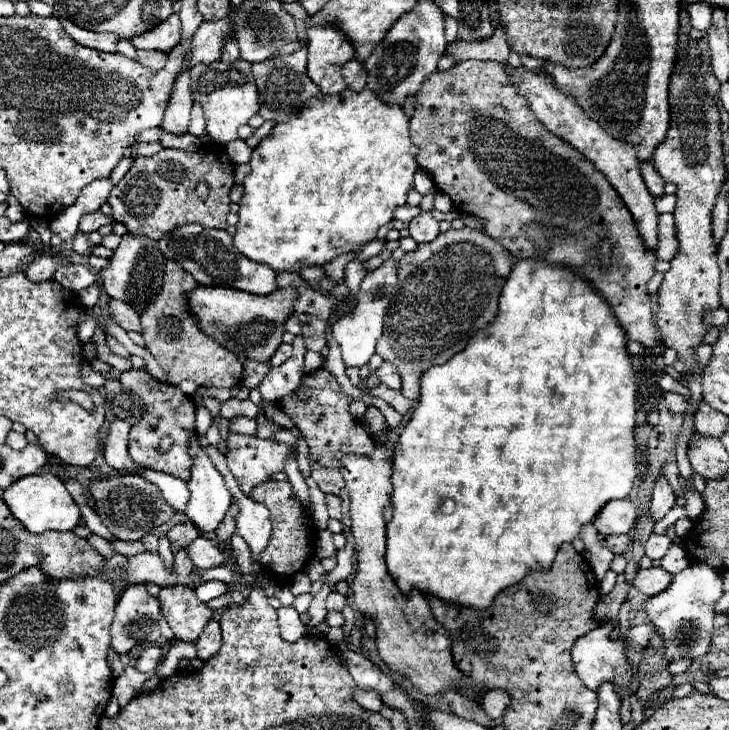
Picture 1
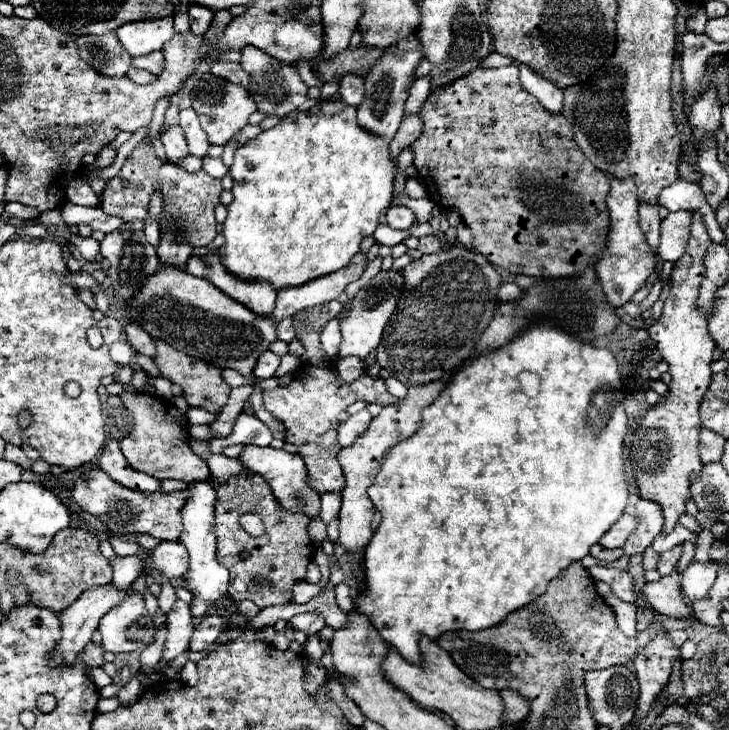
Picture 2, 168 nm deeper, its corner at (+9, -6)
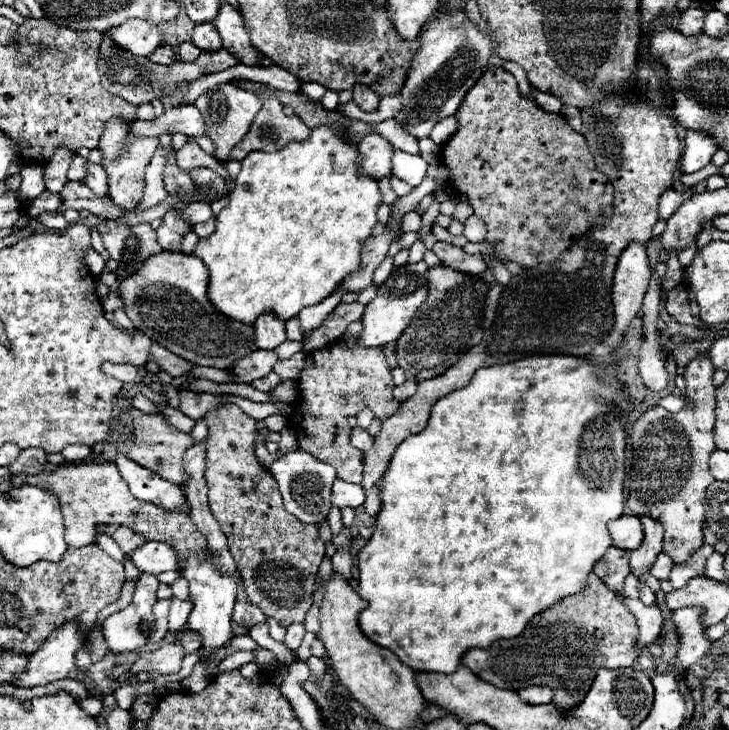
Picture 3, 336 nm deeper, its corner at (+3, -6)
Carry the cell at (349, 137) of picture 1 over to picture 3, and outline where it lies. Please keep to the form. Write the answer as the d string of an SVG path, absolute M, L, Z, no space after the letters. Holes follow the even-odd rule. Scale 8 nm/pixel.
M317 125L317 127L313 127L311 129L311 135L309 135L309 139L305 139L305 141L289 141L285 147L281 147L281 149L277 149L277 151L271 151L271 153L265 153L265 151L253 151L253 153L249 153L243 161L241 161L241 173L237 175L237 179L235 179L235 189L229 193L229 205L217 215L217 231L209 237L209 239L199 239L199 243L197 243L197 247L195 247L195 255L207 265L207 269L209 269L209 299L211 299L211 303L221 311L221 313L225 313L227 317L231 317L231 319L237 319L237 321L243 321L243 323L255 323L255 319L257 319L257 315L261 315L261 313L265 313L265 311L273 311L275 315L279 315L281 319L291 319L291 317L295 317L303 307L307 307L307 305L317 305L317 303L321 303L325 297L329 297L331 295L331 291L341 283L341 279L345 277L345 275L349 275L349 273L353 273L353 271L357 271L357 267L359 267L359 255L361 255L361 249L363 249L363 243L365 243L365 239L371 235L371 231L373 231L373 227L377 225L377 209L379 209L379 205L383 203L383 195L381 195L381 191L379 191L379 181L377 179L373 179L373 177L367 177L367 175L361 175L361 171L359 171L359 165L357 165L357 145L355 143L349 143L337 129L341 129L341 125L339 127L333 127L333 125Z

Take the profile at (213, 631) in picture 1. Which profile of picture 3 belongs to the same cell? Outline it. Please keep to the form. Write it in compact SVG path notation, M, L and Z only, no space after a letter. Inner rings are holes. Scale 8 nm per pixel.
M185 629L181 635L179 635L180 643L183 645L185 654L199 653L199 647L201 647L201 635Z

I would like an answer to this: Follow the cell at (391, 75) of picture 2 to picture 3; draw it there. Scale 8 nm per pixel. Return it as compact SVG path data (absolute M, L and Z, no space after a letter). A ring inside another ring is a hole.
M367 133L357 147L359 147L361 173L373 175L377 179L391 173L393 145L387 139L383 139L377 133Z

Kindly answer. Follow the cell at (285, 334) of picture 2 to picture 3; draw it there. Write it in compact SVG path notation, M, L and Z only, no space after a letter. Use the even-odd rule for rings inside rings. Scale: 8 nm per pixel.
M297 317L287 321L287 339L295 339L295 341L303 339L303 329L301 329L301 323Z

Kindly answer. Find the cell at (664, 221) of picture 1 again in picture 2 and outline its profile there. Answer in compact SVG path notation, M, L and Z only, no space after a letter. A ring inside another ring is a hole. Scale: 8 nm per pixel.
M691 211L669 213L667 219L661 221L659 259L673 263L679 261L689 243L689 233L691 233Z

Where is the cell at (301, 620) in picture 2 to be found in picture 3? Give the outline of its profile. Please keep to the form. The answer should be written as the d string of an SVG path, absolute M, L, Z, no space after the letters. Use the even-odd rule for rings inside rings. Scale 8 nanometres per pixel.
M293 623L289 629L287 629L287 637L285 637L285 645L289 649L297 649L301 645L301 639L305 635L305 625L303 623Z

